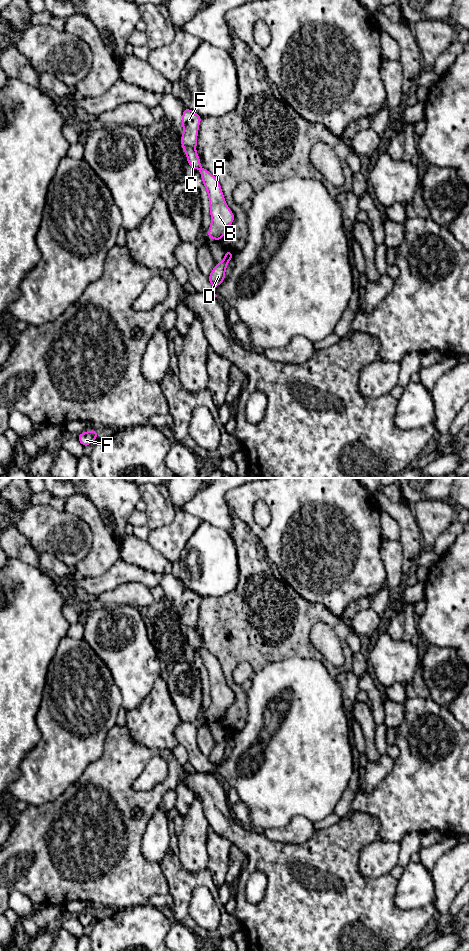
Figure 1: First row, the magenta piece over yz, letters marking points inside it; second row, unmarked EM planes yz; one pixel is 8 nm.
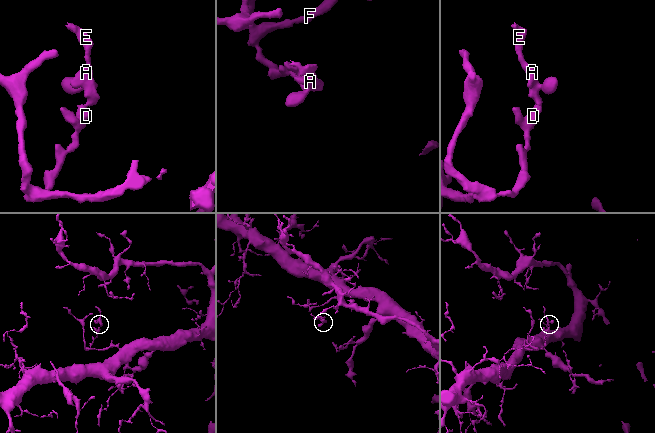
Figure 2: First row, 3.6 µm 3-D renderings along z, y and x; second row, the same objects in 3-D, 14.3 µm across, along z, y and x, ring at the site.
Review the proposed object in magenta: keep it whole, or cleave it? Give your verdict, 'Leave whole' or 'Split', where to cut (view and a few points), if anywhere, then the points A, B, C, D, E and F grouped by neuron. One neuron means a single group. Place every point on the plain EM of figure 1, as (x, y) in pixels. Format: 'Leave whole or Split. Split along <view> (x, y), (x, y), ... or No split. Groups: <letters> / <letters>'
Split. Split along yz (226, 732), (231, 734). Groups: A B C E / D F

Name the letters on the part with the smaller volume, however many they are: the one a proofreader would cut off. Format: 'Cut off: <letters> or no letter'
Cut off: A, B, C, E

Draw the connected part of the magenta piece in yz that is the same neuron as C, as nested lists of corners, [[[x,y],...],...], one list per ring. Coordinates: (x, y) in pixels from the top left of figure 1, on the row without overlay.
[[[184,588],[181,603],[183,615],[181,625],[187,635],[188,644],[195,650],[200,651],[202,662],[207,670],[211,694],[211,705],[208,711],[208,718],[220,720],[225,716],[226,709],[234,702],[234,694],[227,686],[221,666],[217,658],[208,650],[203,649],[199,636],[196,632],[197,615],[199,604],[202,598],[194,591]]]

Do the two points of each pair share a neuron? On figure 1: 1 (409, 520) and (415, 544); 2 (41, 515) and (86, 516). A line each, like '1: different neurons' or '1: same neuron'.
1: same neuron
2: different neurons

